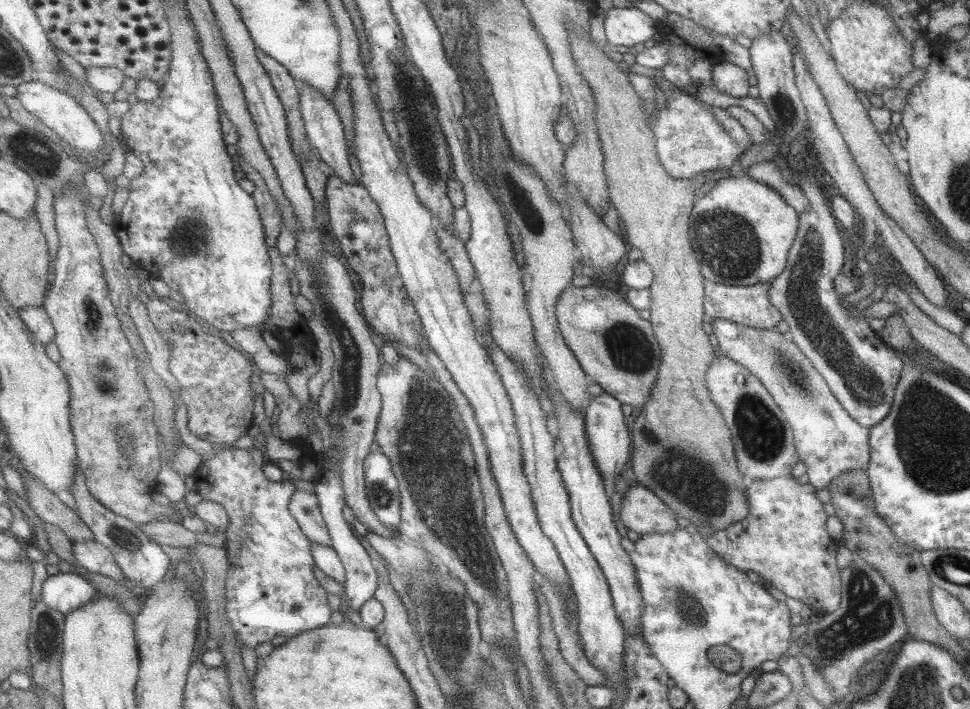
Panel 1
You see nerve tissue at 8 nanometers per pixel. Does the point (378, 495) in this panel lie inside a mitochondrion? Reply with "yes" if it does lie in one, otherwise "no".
yes

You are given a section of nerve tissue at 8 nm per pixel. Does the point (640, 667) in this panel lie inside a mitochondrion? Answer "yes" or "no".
no

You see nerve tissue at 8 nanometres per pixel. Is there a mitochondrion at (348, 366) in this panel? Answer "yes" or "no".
yes

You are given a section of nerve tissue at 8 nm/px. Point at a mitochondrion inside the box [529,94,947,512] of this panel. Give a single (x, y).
(866, 387)

